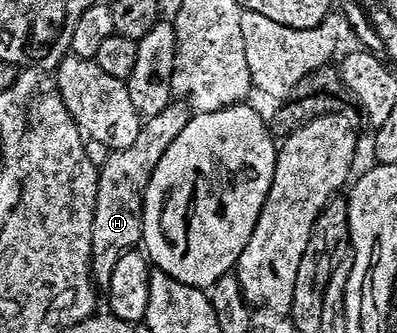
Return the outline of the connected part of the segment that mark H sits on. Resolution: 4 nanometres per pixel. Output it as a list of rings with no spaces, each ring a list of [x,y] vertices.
[[[172,99],[165,110],[161,110],[161,114],[153,114],[140,123],[137,138],[130,146],[108,151],[107,161],[98,165],[93,234],[89,241],[91,279],[96,289],[107,289],[117,258],[132,251],[142,241],[143,199],[149,186],[149,178],[153,178],[153,170],[157,162],[161,162],[161,154],[165,154],[165,150],[169,150],[169,145],[173,143],[173,138],[177,138],[177,134],[185,130],[192,115],[186,100]]]

